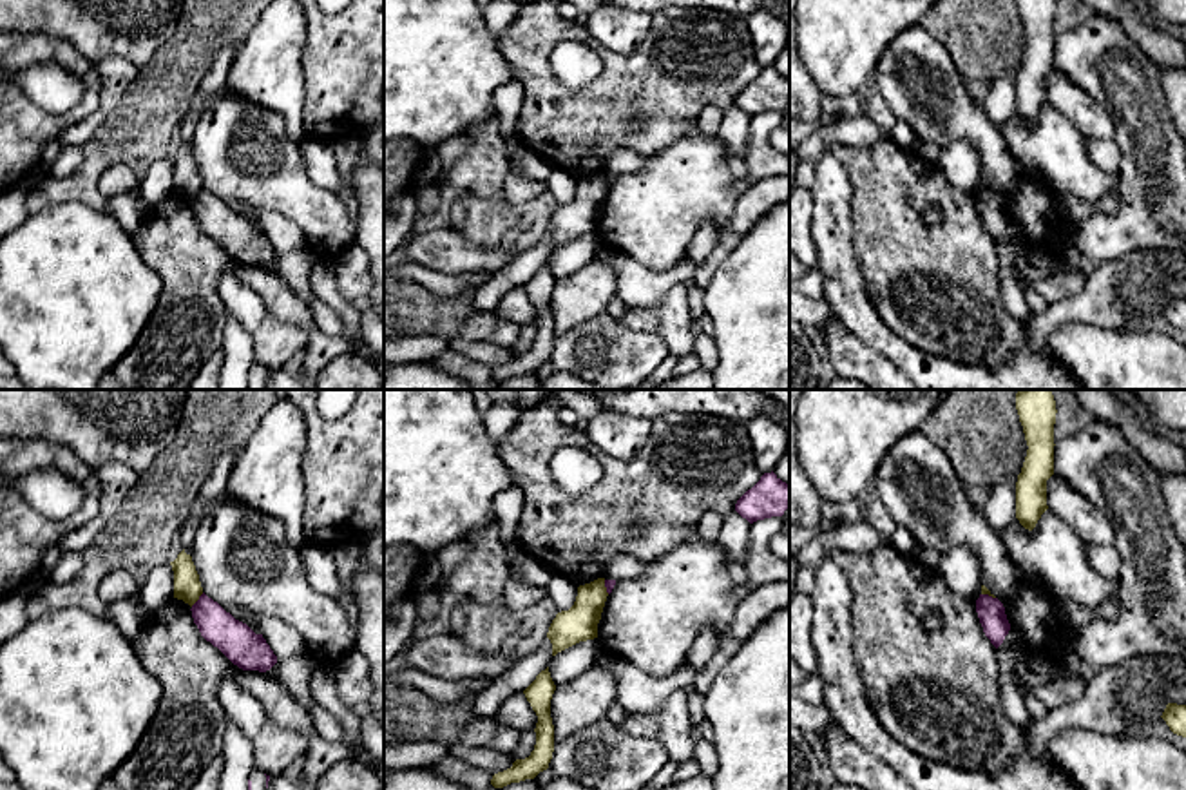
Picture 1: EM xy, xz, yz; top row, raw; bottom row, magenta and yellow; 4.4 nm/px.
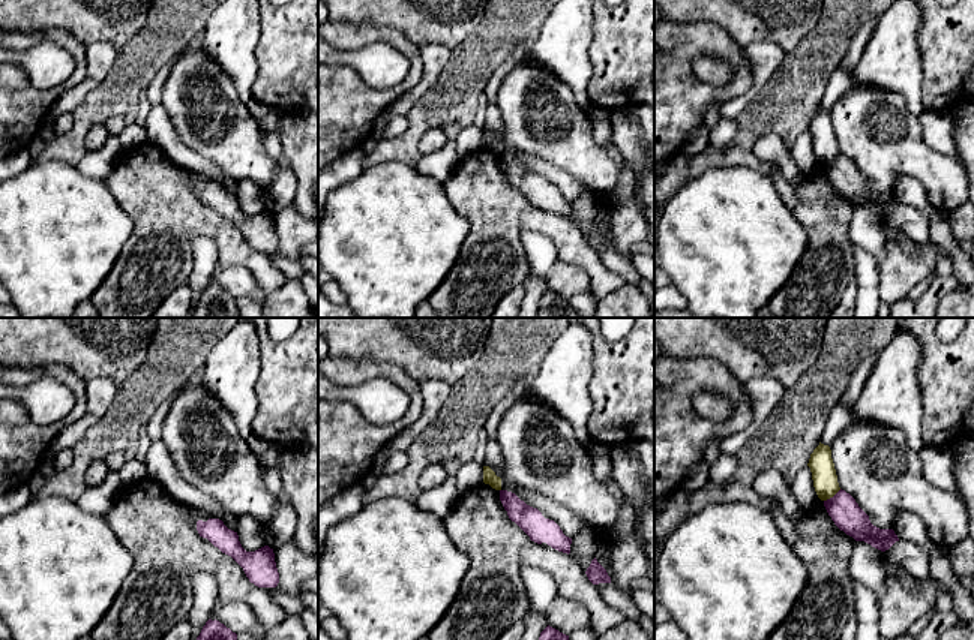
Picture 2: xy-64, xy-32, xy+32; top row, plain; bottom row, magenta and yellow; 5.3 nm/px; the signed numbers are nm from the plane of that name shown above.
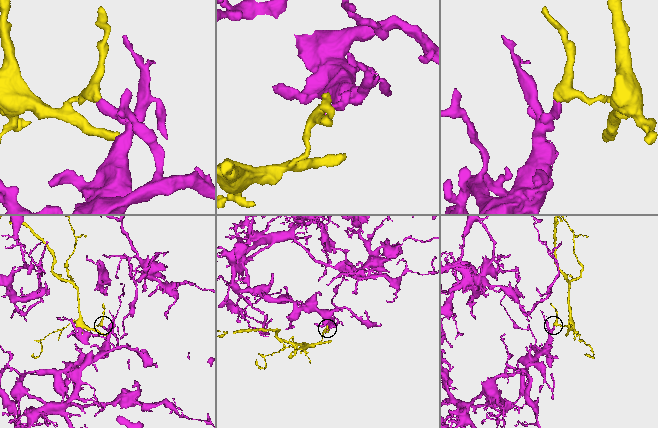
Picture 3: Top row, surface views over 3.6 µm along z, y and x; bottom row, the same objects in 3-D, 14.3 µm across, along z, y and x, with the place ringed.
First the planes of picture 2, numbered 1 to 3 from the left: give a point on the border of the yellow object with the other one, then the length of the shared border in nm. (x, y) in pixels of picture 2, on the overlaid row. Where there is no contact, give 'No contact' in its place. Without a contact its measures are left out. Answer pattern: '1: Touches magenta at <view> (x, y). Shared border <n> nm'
1: No contact
2: No contact
3: Touches magenta at xy+32 (833, 496). Shared border 120 nm

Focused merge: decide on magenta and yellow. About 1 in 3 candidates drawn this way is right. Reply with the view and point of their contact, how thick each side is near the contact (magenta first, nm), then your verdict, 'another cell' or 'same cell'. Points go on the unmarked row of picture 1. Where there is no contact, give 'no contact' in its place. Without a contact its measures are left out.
contact xy (198, 194); calibres 170 and 120 nm; another cell

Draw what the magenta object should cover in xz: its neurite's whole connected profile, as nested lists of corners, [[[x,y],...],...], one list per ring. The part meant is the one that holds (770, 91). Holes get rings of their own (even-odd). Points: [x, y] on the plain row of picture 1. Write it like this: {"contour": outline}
{"contour": [[[773,65],[764,67],[735,98],[735,105],[750,118],[782,111],[788,101],[789,78],[782,76]]]}

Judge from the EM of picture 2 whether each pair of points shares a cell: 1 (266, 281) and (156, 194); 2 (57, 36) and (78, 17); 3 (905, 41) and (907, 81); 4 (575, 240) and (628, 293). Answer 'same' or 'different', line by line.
1: same
2: different
3: same
4: different

